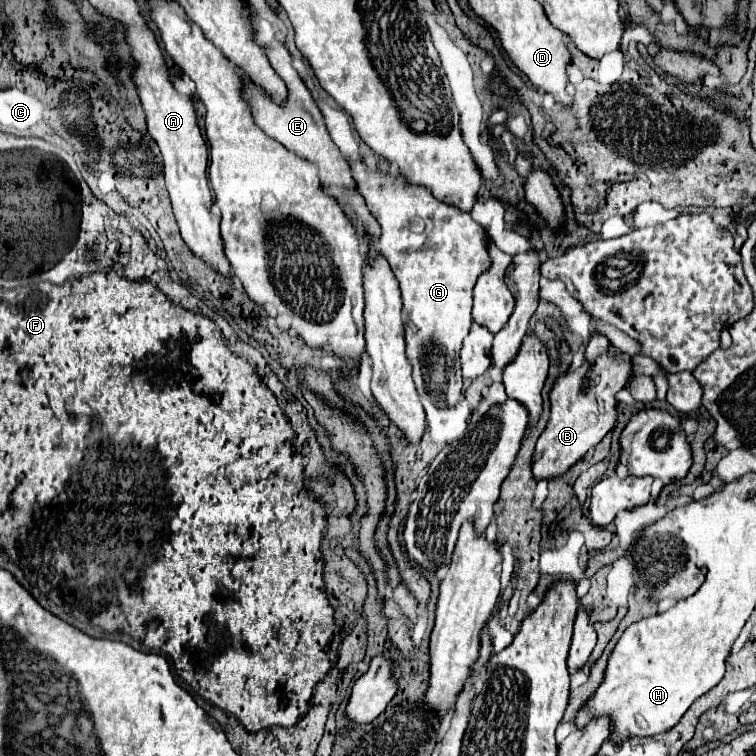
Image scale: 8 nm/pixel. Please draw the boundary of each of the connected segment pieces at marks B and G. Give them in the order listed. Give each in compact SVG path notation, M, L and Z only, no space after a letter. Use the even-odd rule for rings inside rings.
M616 352L612 356L602 356L596 360L596 366L590 368L590 390L588 394L582 392L582 382L588 374L588 366L582 364L574 374L564 374L556 380L552 392L550 392L550 404L552 404L552 410L550 410L550 420L544 428L544 432L540 434L538 442L536 442L536 450L534 450L534 458L532 458L532 474L536 478L536 482L540 480L550 480L550 478L556 478L560 474L564 474L572 464L576 464L590 448L594 448L614 426L616 422L616 392L622 390L632 374L632 362L628 358L628 354L622 354L622 352Z
M356 162L356 164L352 164L352 174L354 174L354 180L356 180L356 184L358 184L358 192L360 192L360 194L364 196L364 200L366 200L368 210L372 212L372 216L378 220L378 224L380 224L380 228L382 228L380 240L378 240L378 242L372 242L372 244L368 246L368 248L370 248L370 254L374 256L376 252L382 252L382 254L388 258L388 264L390 264L390 268L392 268L396 280L400 282L402 304L404 304L404 308L402 308L402 320L404 320L404 326L406 326L406 354L408 354L408 358L410 358L410 362L412 362L412 368L414 368L414 384L416 384L416 390L418 390L418 394L420 394L424 400L428 400L430 404L458 404L460 392L462 392L460 348L462 348L462 340L464 340L464 336L468 334L470 324L472 324L472 316L470 316L470 312L472 312L472 288L474 288L478 276L480 276L484 270L488 270L488 266L490 266L490 256L488 256L486 246L484 246L484 236L486 236L486 234L484 234L484 228L470 218L470 212L462 212L462 210L458 210L458 208L454 208L454 206L450 206L450 204L444 204L444 202L436 200L430 190L426 190L426 188L422 188L422 186L408 186L402 178L398 178L398 182L394 182L394 180L384 172L384 168L366 166L366 164L362 164L362 162Z

